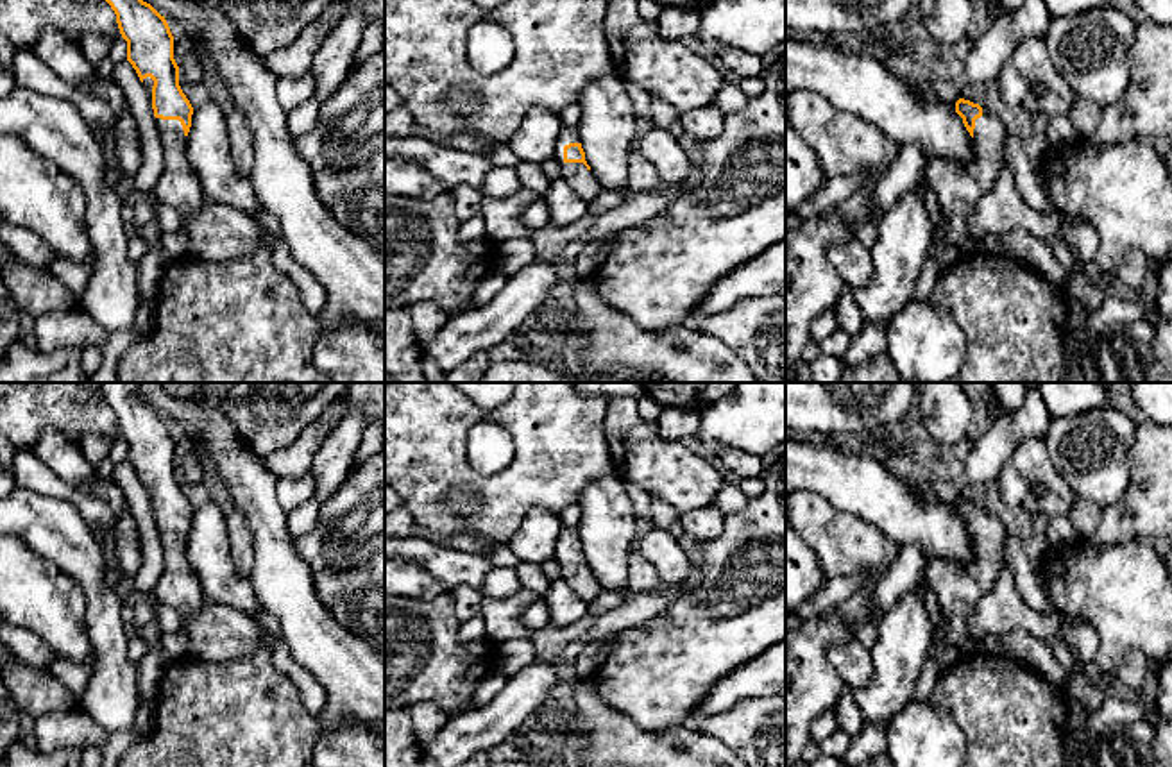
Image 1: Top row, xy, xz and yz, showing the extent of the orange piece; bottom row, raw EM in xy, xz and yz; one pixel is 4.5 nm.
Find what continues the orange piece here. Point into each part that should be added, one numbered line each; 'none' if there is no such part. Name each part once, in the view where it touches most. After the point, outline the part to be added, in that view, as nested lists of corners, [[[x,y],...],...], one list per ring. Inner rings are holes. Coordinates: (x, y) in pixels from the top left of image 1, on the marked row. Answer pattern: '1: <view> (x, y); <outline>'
1: xz (584, 183); [[[564,127],[556,139],[555,159],[562,164],[562,179],[573,188],[573,191],[585,202],[590,202],[603,190],[596,175],[583,163],[565,163],[564,147],[569,143],[582,143],[576,127]]]

